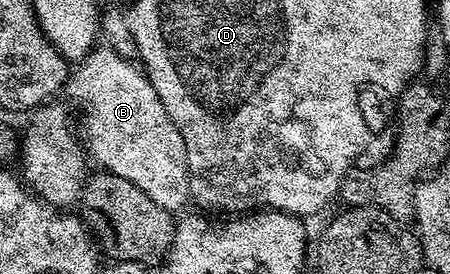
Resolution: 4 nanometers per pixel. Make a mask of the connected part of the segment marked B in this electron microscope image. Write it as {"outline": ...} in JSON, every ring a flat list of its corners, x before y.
{"outline":[[109,46,95,47,73,69,64,92,82,115,82,132,90,136,88,156,99,169,128,178,132,186,140,186,152,202,172,214,191,203,184,138,134,60,125,60]]}

